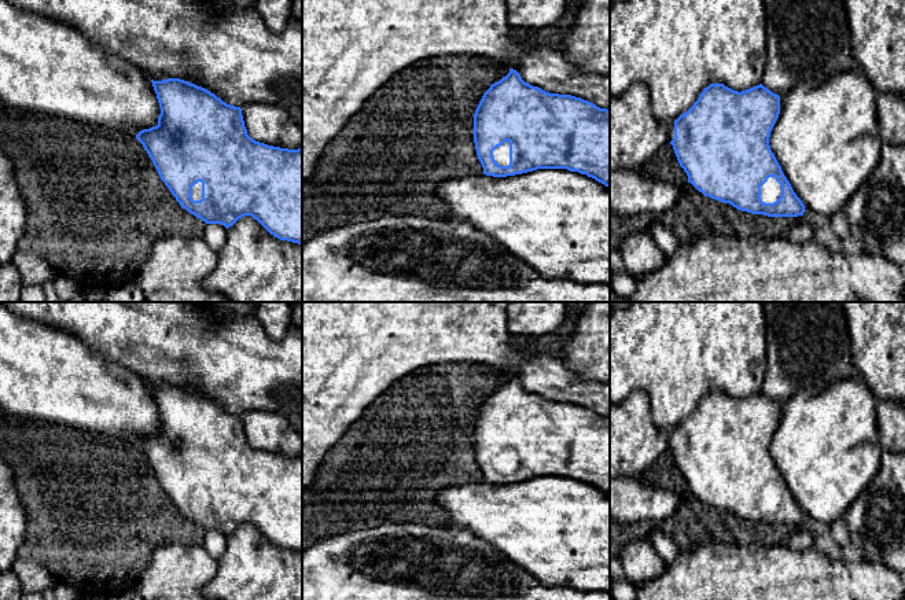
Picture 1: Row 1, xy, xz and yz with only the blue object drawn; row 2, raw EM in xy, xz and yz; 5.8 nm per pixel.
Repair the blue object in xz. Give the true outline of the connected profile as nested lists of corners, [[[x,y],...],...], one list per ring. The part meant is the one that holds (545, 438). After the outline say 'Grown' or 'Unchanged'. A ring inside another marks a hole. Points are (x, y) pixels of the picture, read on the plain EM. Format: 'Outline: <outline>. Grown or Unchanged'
Outline: [[[514,376],[483,401],[474,422],[474,450],[486,483],[567,476],[610,496],[610,417],[571,402],[545,400],[525,390]]]. Grown

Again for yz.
Outline: [[[710,391],[694,413],[669,434],[669,449],[680,474],[699,500],[737,518],[768,524],[803,523],[805,512],[794,500],[769,453],[780,422],[780,404],[762,391],[737,400]]]. Grown

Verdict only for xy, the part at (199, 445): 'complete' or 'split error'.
split error

